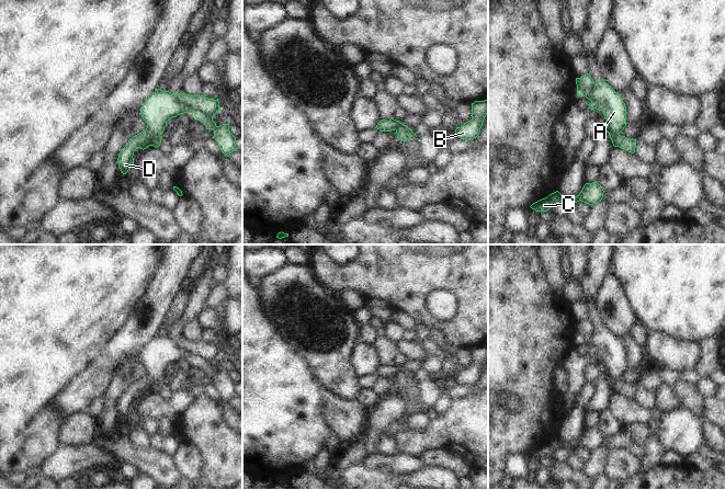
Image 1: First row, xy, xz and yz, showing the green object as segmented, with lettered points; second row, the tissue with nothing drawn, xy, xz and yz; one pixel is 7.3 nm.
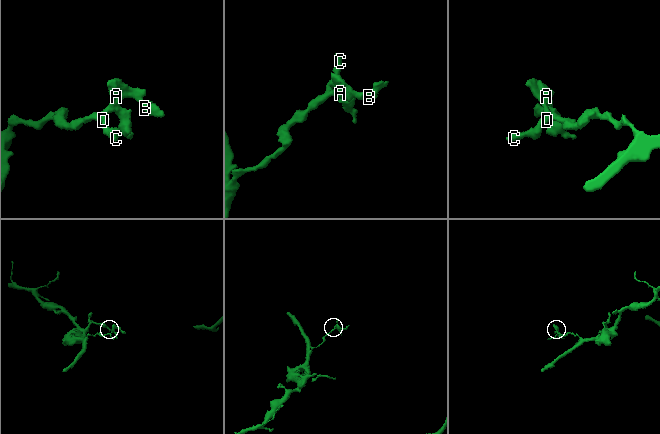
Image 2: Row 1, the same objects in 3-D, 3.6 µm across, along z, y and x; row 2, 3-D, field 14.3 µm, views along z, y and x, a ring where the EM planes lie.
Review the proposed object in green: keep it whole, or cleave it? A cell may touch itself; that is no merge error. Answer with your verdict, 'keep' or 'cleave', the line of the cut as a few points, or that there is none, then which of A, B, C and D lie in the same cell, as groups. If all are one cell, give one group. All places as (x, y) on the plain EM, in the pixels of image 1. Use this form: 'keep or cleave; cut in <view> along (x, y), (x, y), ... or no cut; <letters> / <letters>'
cleave; cut in yz along (593, 330), (591, 343), (602, 355); A B / C D

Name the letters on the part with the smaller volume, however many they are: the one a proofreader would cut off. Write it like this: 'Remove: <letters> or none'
Remove: A, B

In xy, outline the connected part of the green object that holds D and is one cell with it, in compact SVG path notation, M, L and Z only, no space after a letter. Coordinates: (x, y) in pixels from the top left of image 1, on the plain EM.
M146 374L144 377L133 381L126 391L121 396L117 403L118 413L123 420L126 420L134 410L134 397L137 394L146 395L151 390L155 380Z

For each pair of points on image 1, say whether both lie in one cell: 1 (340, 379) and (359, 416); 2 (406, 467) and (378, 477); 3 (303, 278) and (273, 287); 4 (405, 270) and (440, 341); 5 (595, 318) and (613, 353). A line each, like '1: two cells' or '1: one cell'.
1: two cells
2: two cells
3: one cell
4: two cells
5: one cell

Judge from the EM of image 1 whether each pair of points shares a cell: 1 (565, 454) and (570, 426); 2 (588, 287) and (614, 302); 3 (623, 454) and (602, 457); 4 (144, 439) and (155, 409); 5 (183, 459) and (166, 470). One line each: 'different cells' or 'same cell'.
1: different cells
2: different cells
3: different cells
4: different cells
5: different cells

